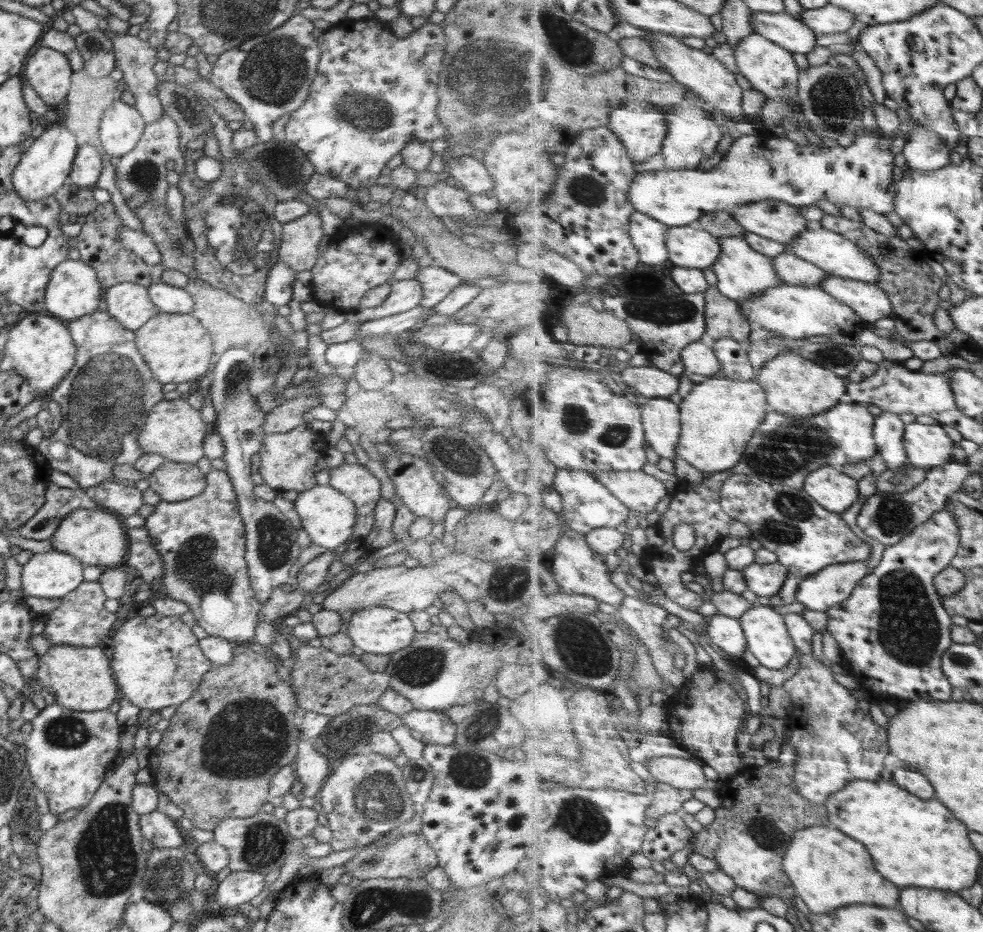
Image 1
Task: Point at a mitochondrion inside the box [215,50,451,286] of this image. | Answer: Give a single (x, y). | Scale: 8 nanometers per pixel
(363, 115)

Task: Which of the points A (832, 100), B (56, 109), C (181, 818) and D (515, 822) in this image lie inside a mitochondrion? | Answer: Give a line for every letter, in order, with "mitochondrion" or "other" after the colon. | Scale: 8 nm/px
A: mitochondrion
B: other
C: other
D: other

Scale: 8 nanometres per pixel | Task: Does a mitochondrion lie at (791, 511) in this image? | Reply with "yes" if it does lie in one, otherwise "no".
yes

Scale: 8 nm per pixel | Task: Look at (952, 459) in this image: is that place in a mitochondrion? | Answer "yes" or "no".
no

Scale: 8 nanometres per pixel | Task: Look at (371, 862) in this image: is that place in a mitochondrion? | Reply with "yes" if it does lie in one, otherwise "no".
yes

